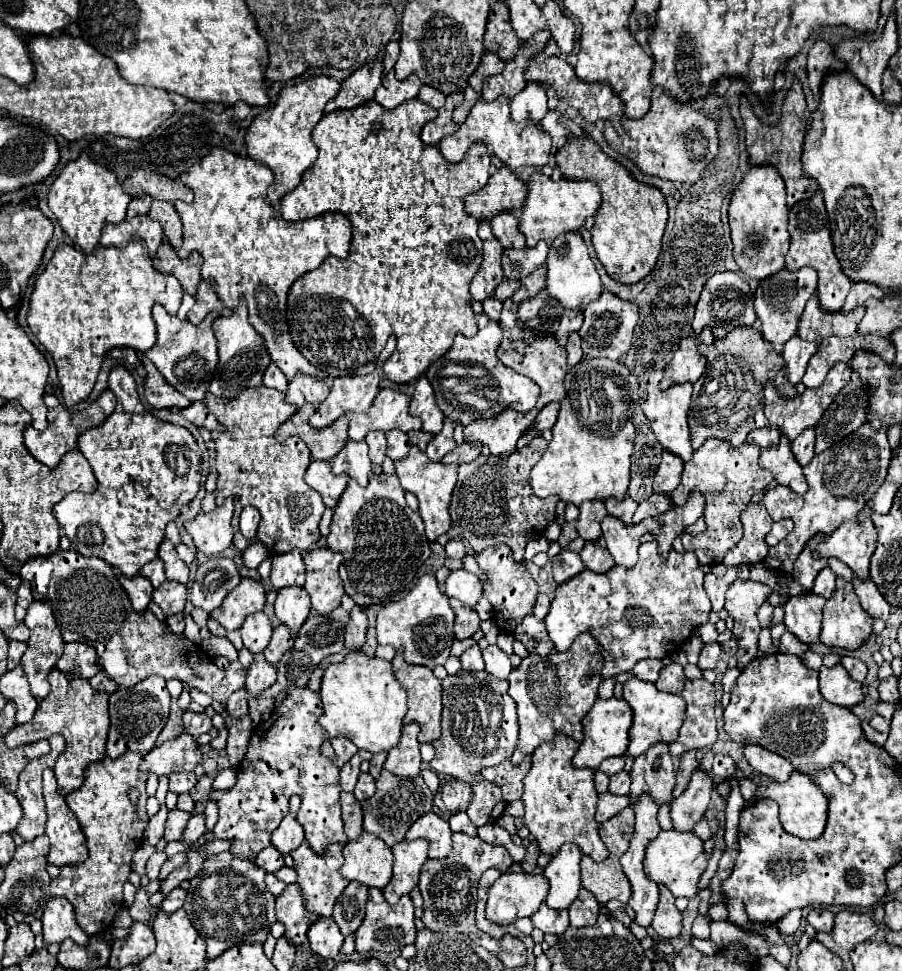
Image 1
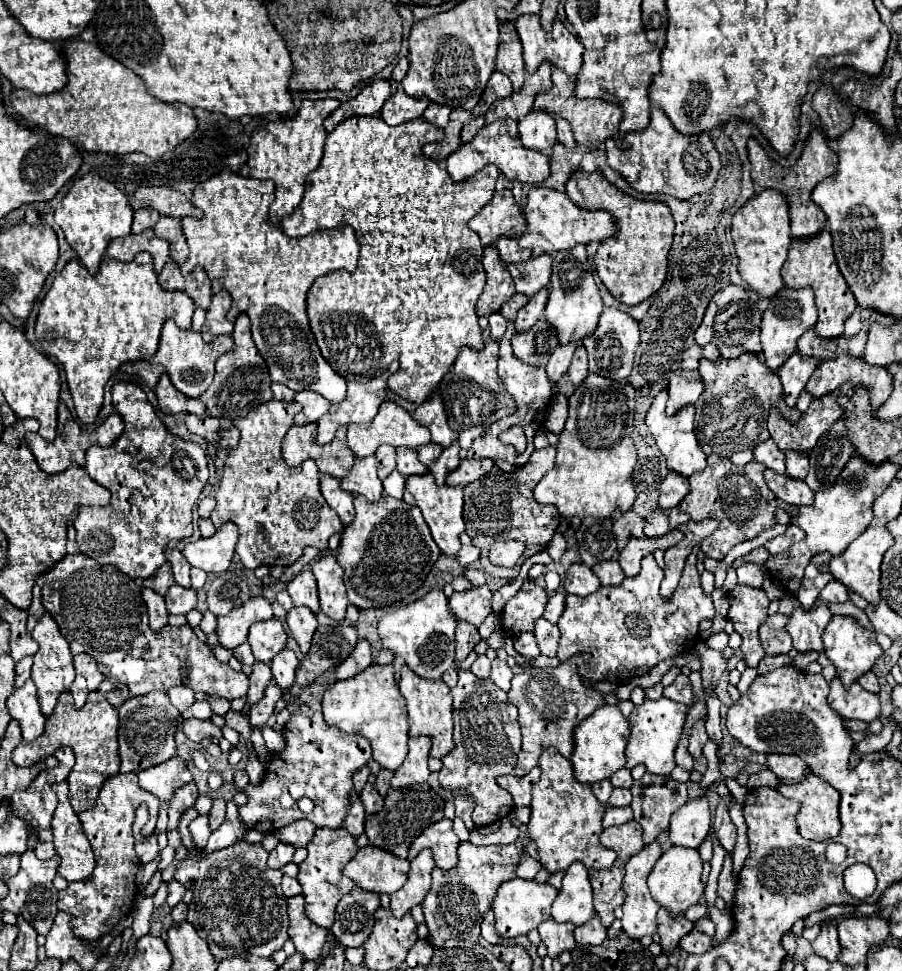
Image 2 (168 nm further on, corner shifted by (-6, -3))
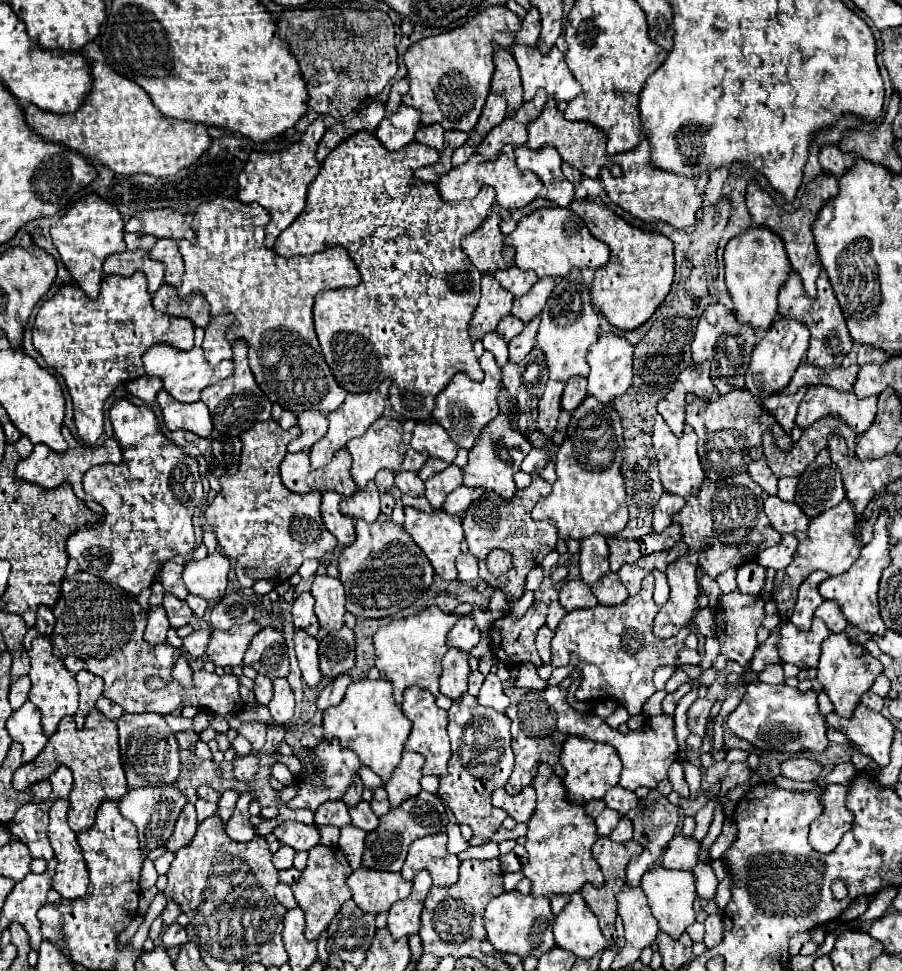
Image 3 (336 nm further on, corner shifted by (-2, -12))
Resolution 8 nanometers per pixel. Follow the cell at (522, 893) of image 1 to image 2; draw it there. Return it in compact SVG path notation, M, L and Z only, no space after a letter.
M515 877L513 881L505 881L495 895L493 901L493 913L495 913L495 929L501 937L519 937L519 935L527 935L529 931L537 929L541 921L551 917L551 905L557 897L557 889L549 883L541 885L535 881L525 881Z

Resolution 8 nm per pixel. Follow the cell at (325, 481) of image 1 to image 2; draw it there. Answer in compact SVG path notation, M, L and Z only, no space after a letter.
M321 475L321 493L323 493L327 505L339 515L341 523L349 525L355 517L353 495L349 495L349 491L343 491L339 487L339 479L333 479L331 475Z

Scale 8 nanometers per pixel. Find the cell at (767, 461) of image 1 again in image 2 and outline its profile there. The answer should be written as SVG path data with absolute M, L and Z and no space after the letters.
M765 471L765 481L777 499L791 505L811 505L813 491L805 481L791 479L787 475L777 475L775 471Z

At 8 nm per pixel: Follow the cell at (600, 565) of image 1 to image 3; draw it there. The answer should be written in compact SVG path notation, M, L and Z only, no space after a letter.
M607 572L601 580L597 580L593 586L591 586L595 598L601 602L601 604L621 604L629 594L627 594L627 588L621 584L619 576L613 574L613 572Z

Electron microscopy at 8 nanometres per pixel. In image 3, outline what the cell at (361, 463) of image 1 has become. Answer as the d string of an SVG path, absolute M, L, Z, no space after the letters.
M367 482L365 488L357 488L357 492L349 498L343 498L339 504L341 512L353 518L363 518L365 522L375 522L379 516L379 492L375 482Z

